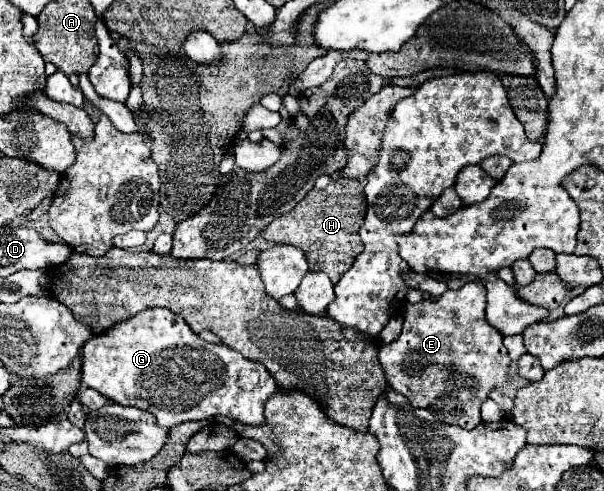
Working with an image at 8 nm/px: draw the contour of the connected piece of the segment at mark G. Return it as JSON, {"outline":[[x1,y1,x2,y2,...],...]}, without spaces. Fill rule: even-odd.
{"outline":[[166,308,144,310,114,324,102,334,92,336,82,348,82,382,116,404,148,410,162,428,210,416,228,416,250,426,260,426,264,424,264,402,278,390,264,364,240,356,240,352,228,348,226,344,204,342,190,330,182,316]]}

